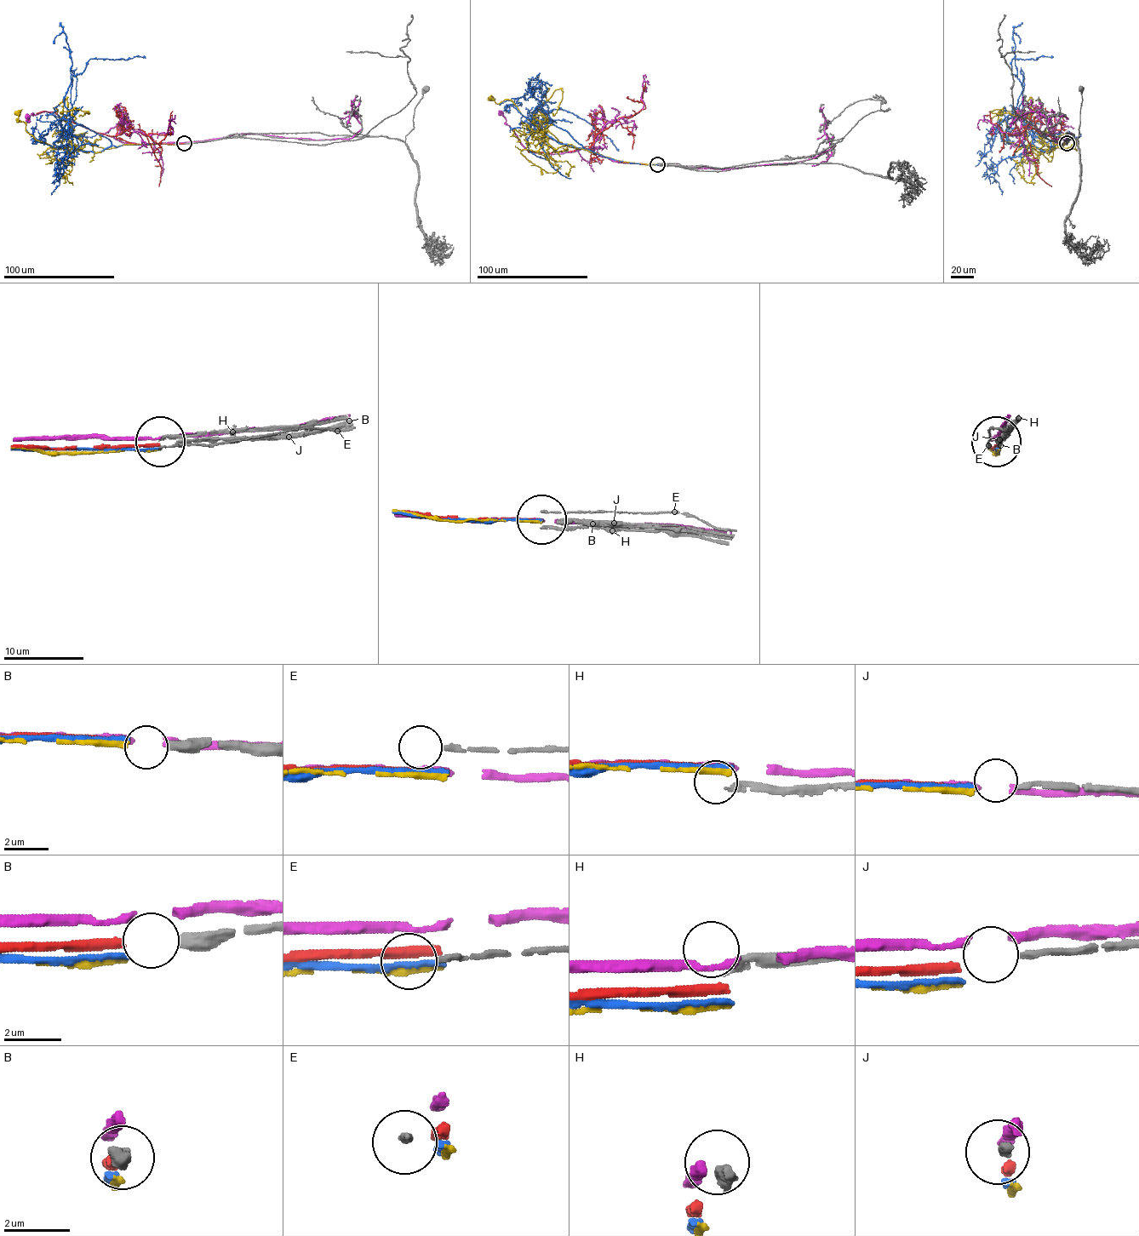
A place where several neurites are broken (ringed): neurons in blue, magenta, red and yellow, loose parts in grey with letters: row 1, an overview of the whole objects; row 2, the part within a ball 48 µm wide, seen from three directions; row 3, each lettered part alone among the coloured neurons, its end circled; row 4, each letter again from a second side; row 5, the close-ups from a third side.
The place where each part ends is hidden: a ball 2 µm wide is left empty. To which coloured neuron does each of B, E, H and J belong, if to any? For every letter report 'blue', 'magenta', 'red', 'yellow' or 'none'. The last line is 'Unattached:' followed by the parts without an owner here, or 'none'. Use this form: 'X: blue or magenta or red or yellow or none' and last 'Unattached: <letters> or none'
B: red
E: none
H: none
J: none
Unattached: E, H, J

